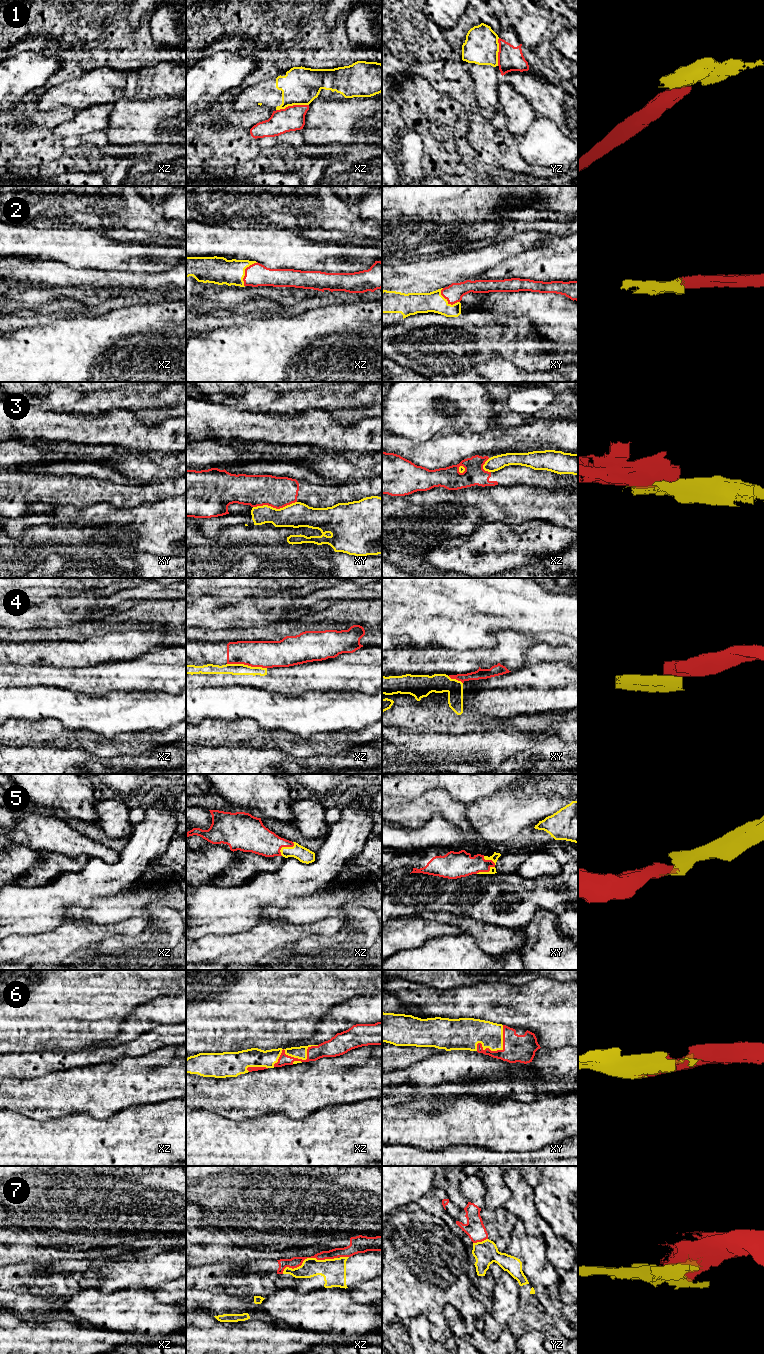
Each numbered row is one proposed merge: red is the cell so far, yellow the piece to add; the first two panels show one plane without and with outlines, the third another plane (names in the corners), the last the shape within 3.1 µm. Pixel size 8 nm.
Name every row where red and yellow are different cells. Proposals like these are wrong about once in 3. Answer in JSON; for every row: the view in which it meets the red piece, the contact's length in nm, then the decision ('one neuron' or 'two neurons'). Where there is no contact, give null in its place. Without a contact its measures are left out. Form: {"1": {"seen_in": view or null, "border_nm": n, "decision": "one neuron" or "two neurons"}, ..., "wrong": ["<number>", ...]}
{"1": {"seen_in": "xz", "border_nm": 260, "decision": "two neurons"}, "2": {"seen_in": "xz", "border_nm": 220, "decision": "one neuron"}, "3": {"seen_in": "xy", "border_nm": 360, "decision": "two neurons"}, "4": {"seen_in": "xz", "border_nm": 320, "decision": "two neurons"}, "5": {"seen_in": "xz", "border_nm": 150, "decision": "one neuron"}, "6": {"seen_in": "xz", "border_nm": 400, "decision": "one neuron"}, "7": {"seen_in": "xz", "border_nm": 460, "decision": "two neurons"}, "wrong": ["1", "3", "4", "7"]}

